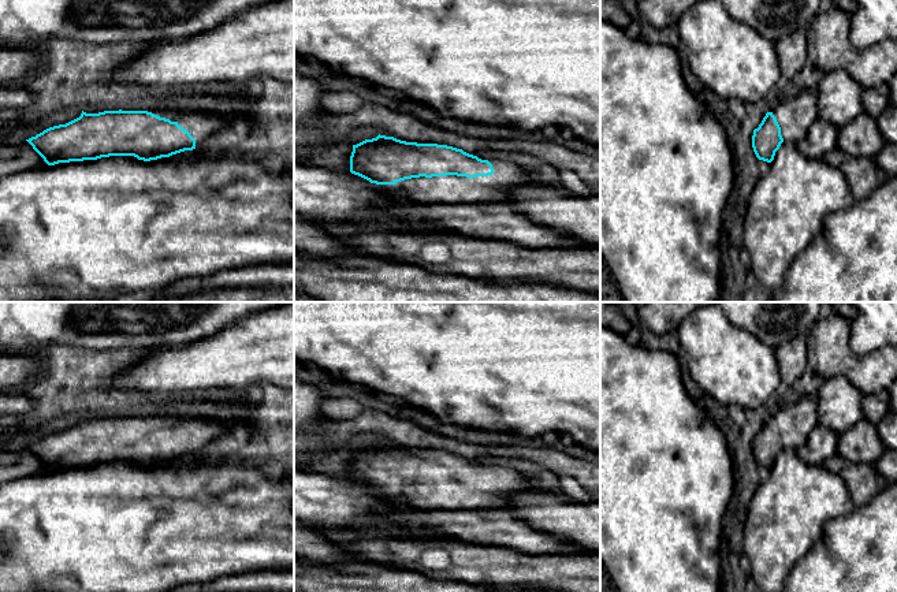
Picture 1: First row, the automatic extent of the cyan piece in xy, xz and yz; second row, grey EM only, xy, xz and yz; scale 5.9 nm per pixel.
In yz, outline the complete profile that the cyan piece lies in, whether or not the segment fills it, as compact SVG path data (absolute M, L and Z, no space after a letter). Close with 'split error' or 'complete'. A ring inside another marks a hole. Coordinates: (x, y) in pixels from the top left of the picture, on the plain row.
M800 398L790 406L781 406L773 418L767 418L753 436L752 454L759 466L771 469L784 447L801 448L818 424L818 402Z; split error

